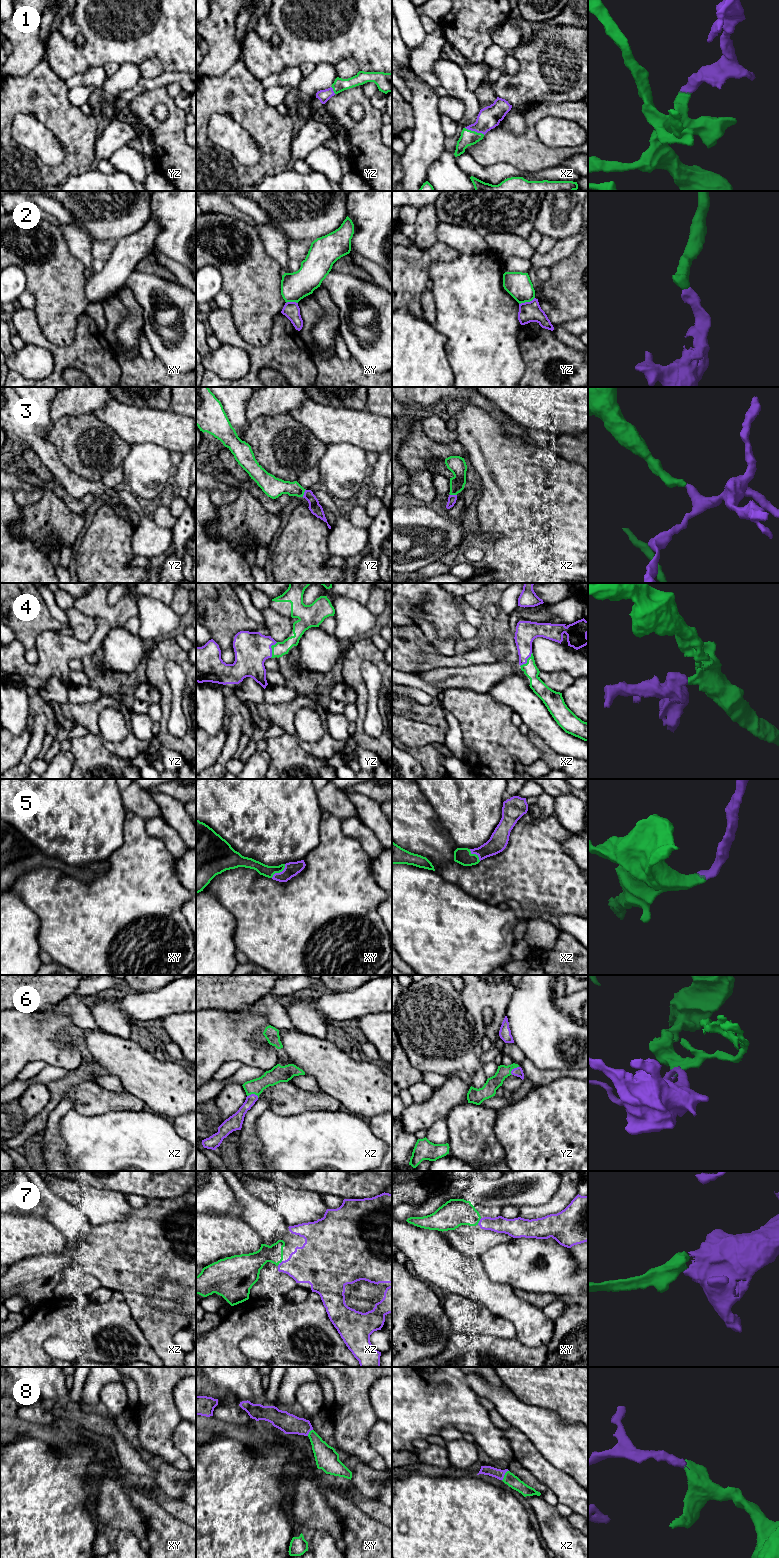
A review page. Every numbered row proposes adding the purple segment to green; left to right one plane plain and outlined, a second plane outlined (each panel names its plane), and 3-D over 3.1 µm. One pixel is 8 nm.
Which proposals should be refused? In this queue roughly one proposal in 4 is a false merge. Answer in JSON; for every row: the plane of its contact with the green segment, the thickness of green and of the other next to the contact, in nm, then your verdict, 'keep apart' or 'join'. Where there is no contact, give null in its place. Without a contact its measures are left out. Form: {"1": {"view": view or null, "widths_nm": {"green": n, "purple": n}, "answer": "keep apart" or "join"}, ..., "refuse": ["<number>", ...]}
{"1": {"view": "xz", "widths_nm": {"green": 120, "purple": 180}, "answer": "join"}, "2": {"view": "yz", "widths_nm": {"green": 200, "purple": 160}, "answer": "keep apart"}, "3": {"view": "yz", "widths_nm": {"green": 170, "purple": 100}, "answer": "join"}, "4": {"view": "yz", "widths_nm": {"green": 110, "purple": 280}, "answer": "join"}, "5": {"view": "xy", "widths_nm": {"green": 100, "purple": 120}, "answer": "join"}, "6": {"view": "xz", "widths_nm": {"green": 140, "purple": 100}, "answer": "join"}, "7": {"view": "xy", "widths_nm": {"green": 220, "purple": 130}, "answer": "join"}, "8": {"view": "xz", "widths_nm": {"green": 100, "purple": 80}, "answer": "join"}, "refuse": ["2"]}

